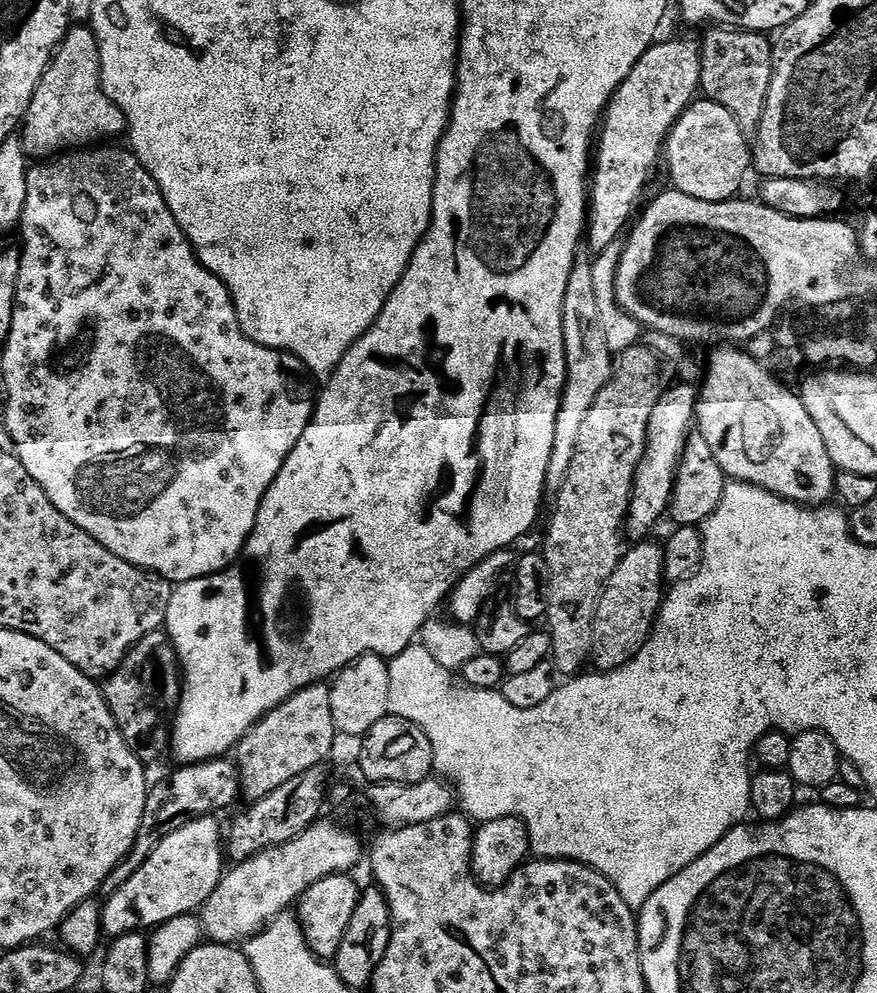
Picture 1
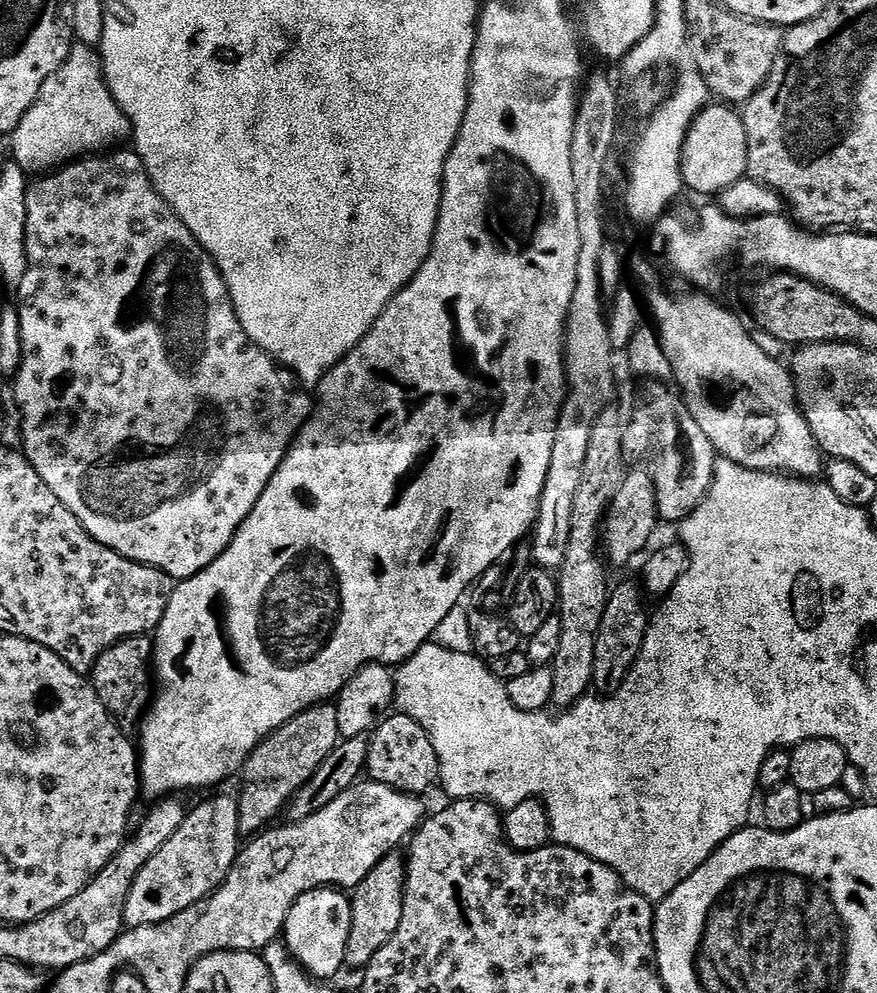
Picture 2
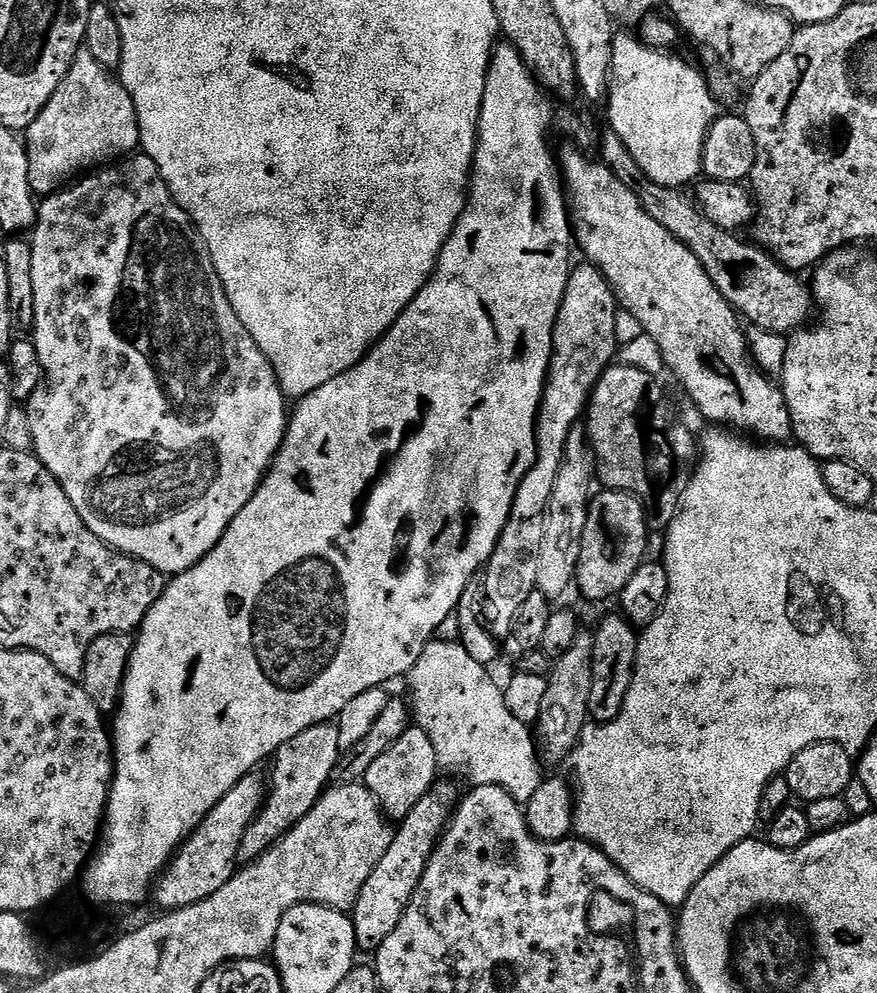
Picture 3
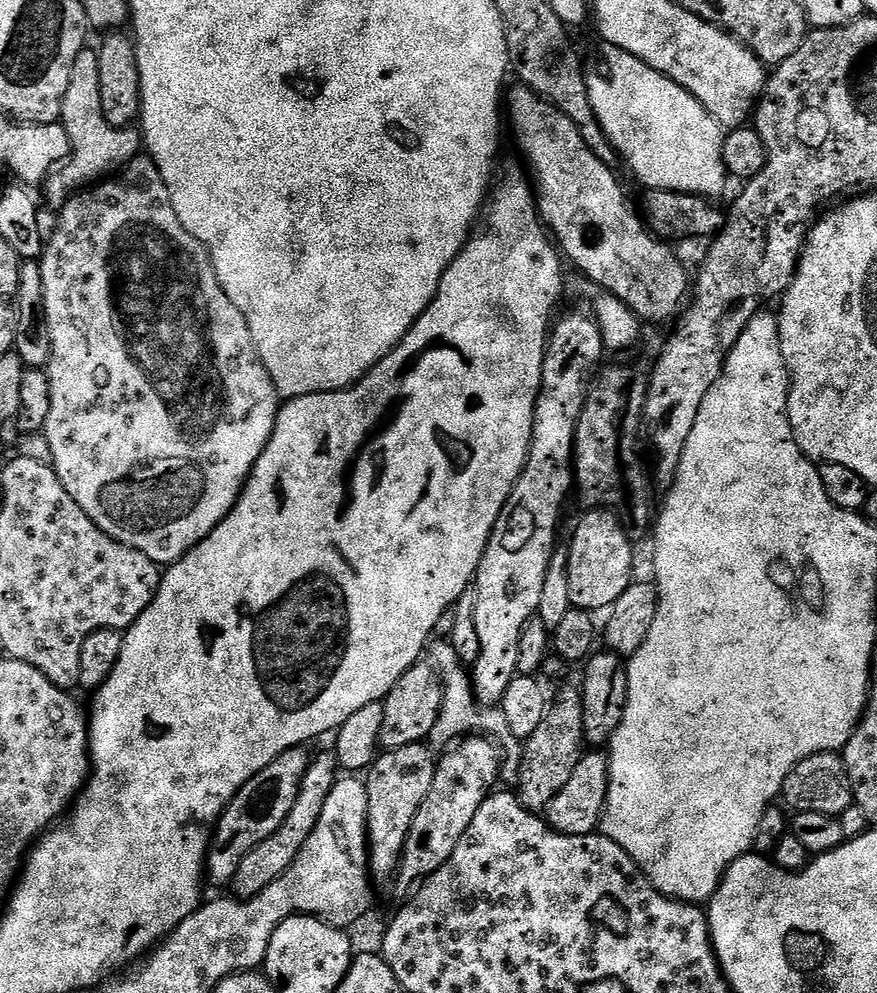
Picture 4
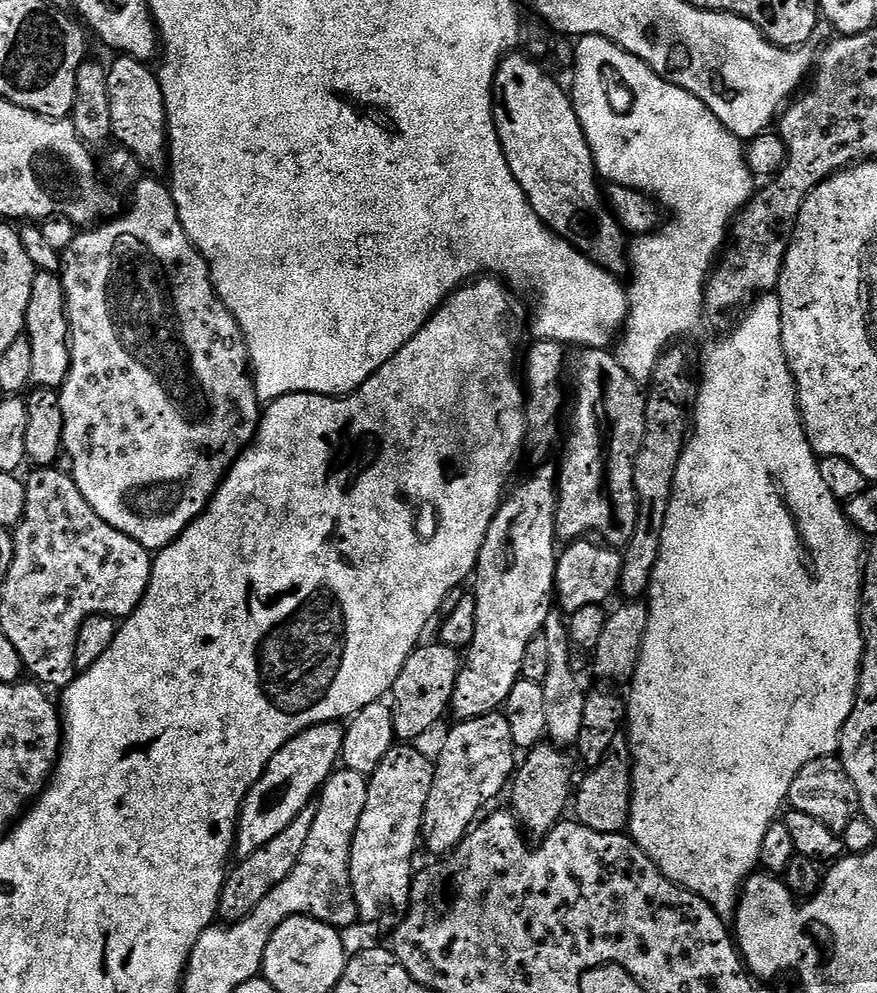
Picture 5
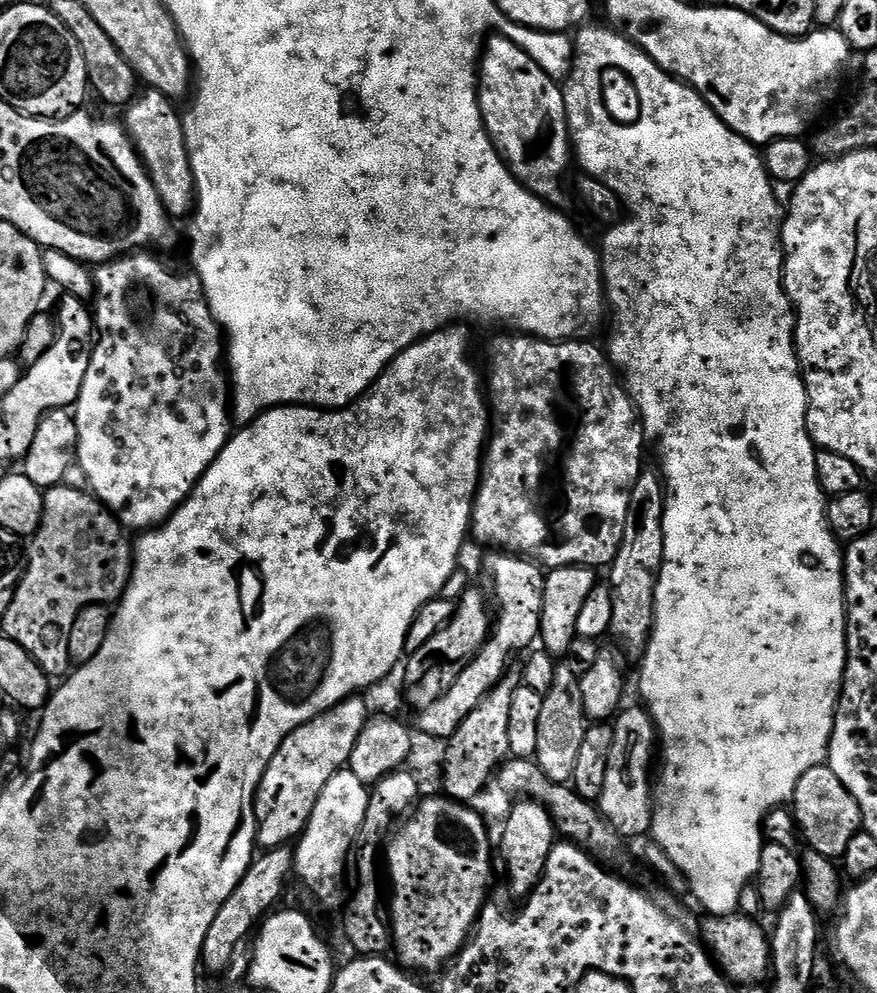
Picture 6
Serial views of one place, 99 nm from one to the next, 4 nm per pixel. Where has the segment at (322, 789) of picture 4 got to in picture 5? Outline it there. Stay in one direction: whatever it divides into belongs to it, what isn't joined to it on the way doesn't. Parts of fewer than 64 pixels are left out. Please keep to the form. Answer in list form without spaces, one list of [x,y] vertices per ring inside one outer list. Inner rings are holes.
[[[308,804],[302,814],[298,814],[298,818],[294,818],[294,822],[290,822],[290,826],[282,830],[282,834],[278,834],[278,838],[270,838],[270,842],[266,842],[262,850],[254,850],[254,854],[243,857],[239,861],[240,865],[237,868],[235,865],[225,875],[218,913],[221,921],[233,924],[246,918],[246,914],[250,914],[254,906],[258,906],[258,902],[262,902],[262,898],[266,898],[266,894],[270,894],[270,890],[278,886],[278,882],[286,882],[290,870],[294,870],[298,857],[302,855],[306,841],[310,839],[310,826],[314,826],[315,817],[316,804]]]

